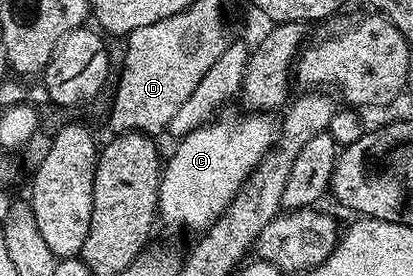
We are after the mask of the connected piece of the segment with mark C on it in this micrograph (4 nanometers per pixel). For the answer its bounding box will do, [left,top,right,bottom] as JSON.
[158,109,280,232]

